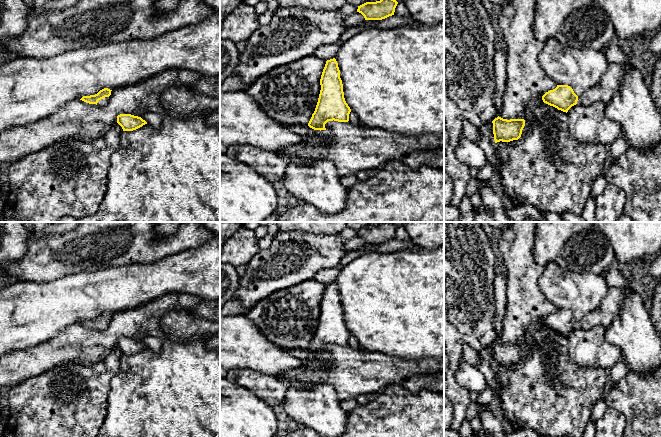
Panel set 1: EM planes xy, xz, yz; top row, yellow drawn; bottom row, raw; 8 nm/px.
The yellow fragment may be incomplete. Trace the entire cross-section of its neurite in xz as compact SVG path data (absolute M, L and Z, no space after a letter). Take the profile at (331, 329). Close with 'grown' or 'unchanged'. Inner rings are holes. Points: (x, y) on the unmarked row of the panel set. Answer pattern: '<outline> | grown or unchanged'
M335 282L327 284L320 303L321 314L308 350L316 354L309 368L328 369L331 357L325 352L328 345L348 346L350 331L345 325L340 294Z | grown

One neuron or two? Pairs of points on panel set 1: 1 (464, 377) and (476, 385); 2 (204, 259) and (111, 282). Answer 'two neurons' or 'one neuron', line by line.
1: one neuron
2: one neuron

